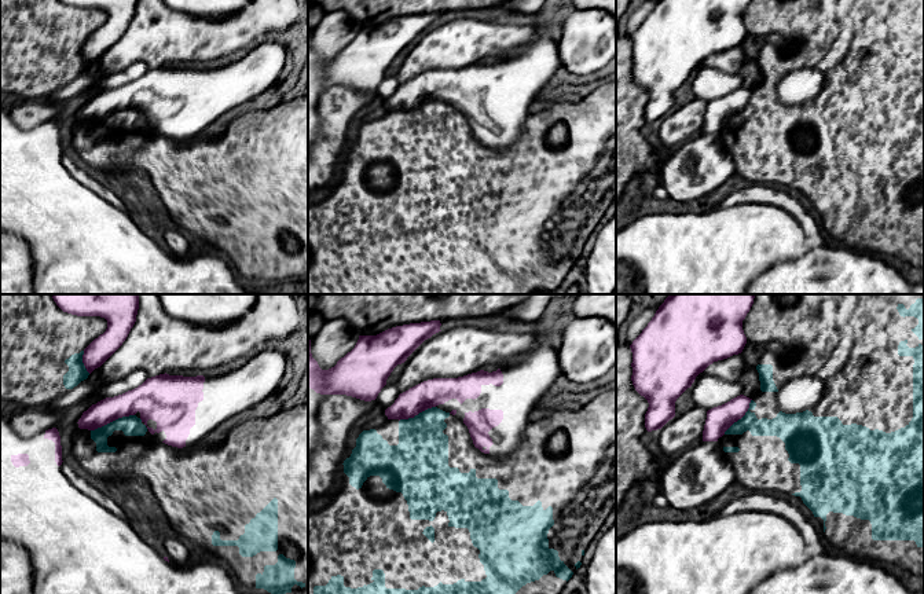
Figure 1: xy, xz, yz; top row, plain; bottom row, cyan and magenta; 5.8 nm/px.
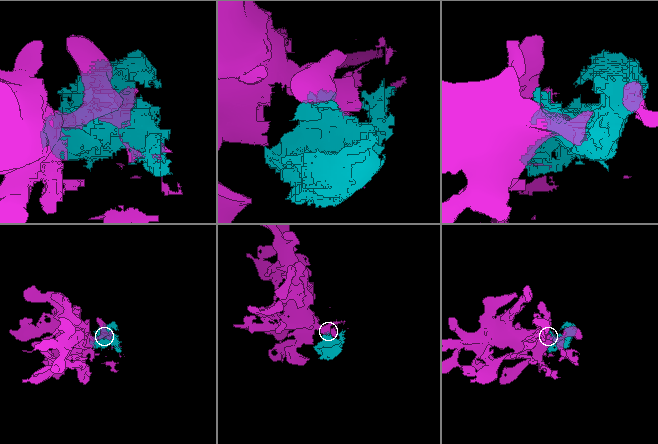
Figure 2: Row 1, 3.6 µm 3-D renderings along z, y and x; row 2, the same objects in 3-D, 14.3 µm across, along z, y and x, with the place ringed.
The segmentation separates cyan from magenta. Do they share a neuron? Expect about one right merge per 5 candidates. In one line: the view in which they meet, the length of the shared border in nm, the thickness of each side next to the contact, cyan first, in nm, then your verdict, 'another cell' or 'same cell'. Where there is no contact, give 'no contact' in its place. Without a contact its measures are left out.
xy | 280 nm | 120/190 nm | another cell

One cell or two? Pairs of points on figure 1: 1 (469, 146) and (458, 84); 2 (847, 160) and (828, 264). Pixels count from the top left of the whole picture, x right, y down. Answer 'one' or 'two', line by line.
1: two
2: two

